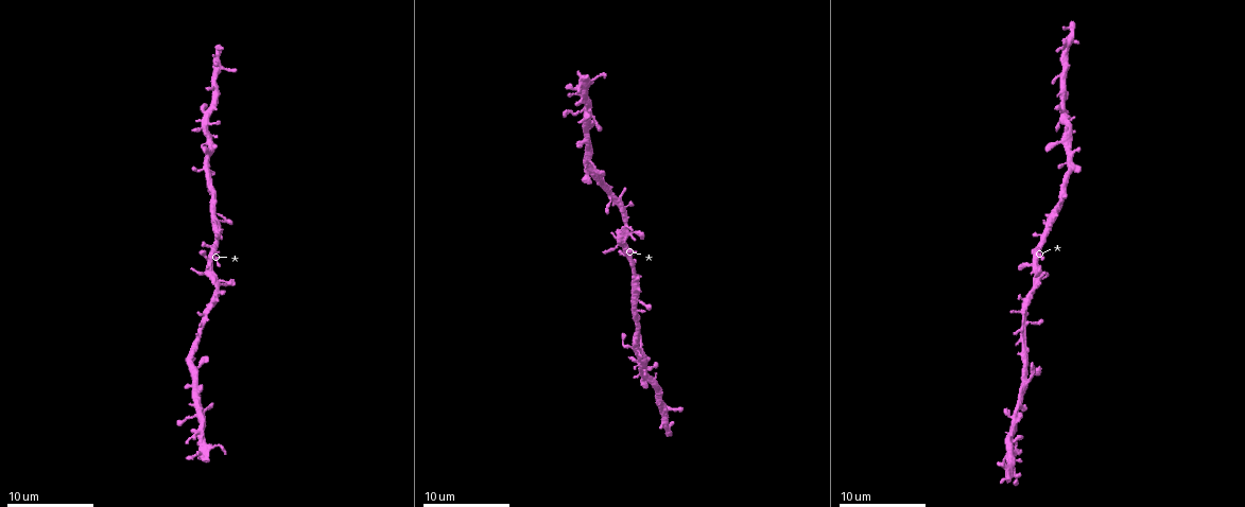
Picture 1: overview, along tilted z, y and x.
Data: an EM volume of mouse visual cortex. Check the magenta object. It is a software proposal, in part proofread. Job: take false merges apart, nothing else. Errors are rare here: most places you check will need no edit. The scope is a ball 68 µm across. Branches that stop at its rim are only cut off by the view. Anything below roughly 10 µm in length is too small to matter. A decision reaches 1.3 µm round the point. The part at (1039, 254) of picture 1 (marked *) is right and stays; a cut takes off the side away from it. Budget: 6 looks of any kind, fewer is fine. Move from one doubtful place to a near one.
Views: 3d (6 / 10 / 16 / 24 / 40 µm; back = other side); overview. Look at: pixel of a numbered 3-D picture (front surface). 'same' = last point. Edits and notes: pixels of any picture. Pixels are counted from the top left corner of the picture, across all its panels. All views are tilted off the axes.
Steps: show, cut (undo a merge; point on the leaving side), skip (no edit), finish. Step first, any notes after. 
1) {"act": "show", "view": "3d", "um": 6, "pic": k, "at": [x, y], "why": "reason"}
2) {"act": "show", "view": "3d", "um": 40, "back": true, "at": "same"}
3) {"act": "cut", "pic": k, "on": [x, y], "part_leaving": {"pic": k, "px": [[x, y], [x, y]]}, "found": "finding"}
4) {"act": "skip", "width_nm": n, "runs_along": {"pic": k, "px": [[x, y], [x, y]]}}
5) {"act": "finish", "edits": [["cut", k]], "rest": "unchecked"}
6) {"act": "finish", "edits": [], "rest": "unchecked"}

{"act": "show", "view": "3d", "um": 6, "pic": 1, "at": [1014, 431]}

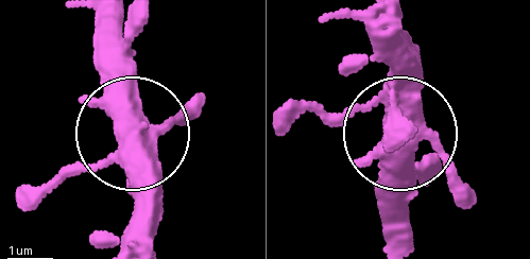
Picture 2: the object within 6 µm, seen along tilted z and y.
{"act": "show", "view": "3d", "um": 6, "back": true, "at": "same", "why": "other side"}

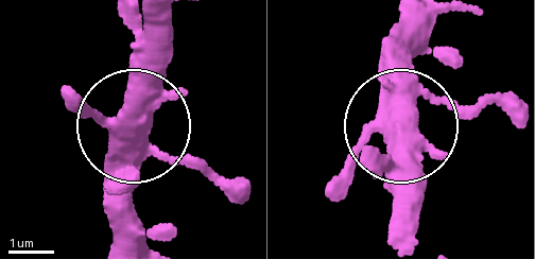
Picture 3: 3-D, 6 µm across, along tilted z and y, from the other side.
{"act": "skip", "arms": 4, "found": "all the same cell"}

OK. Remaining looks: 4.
{"act": "show", "view": "3d", "um": 10, "pic": 1, "at": [193, 376], "why": "thin neck"}

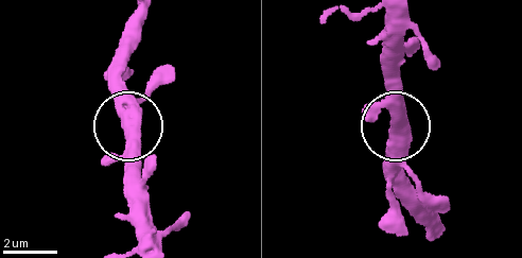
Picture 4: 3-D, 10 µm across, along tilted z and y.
{"act": "show", "view": "3d", "um": 10, "back": true, "pic": 4, "at": [391, 126]}

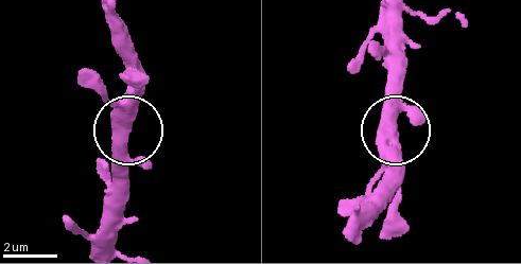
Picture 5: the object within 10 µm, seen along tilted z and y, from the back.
{"act": "skip", "runs_along": {"pic": 5, "px": [[345, 229], [393, 164], [407, 65]]}, "found": "all the same cell"}

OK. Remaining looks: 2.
{"act": "show", "view": "3d", "um": 10, "pic": 1, "at": [214, 284], "why": "three arms meet"}

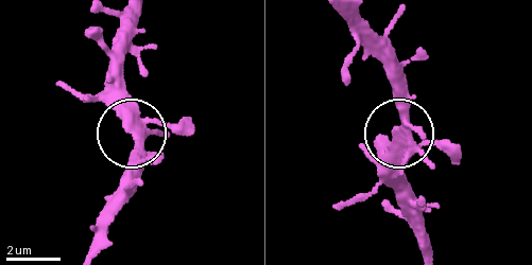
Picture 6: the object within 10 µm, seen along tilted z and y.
{"act": "skip", "found": "all the same cell"}

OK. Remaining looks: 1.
{"act": "finish", "edits": [], "rest": "unchecked"}

